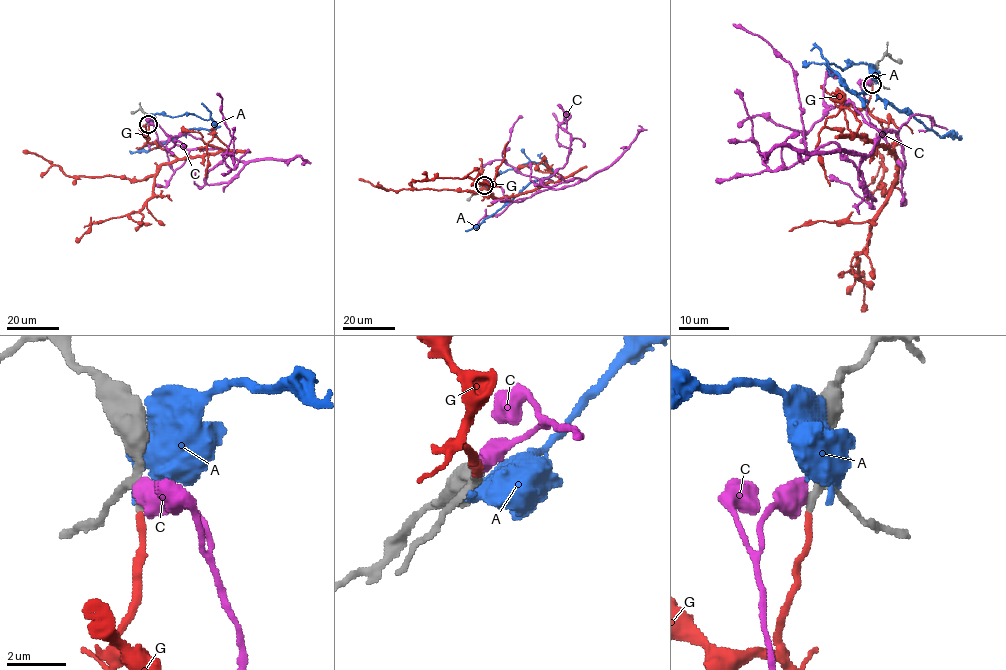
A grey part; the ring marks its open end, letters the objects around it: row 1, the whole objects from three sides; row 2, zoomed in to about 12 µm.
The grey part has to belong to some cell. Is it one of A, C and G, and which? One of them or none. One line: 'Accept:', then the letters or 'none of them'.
Accept: G

